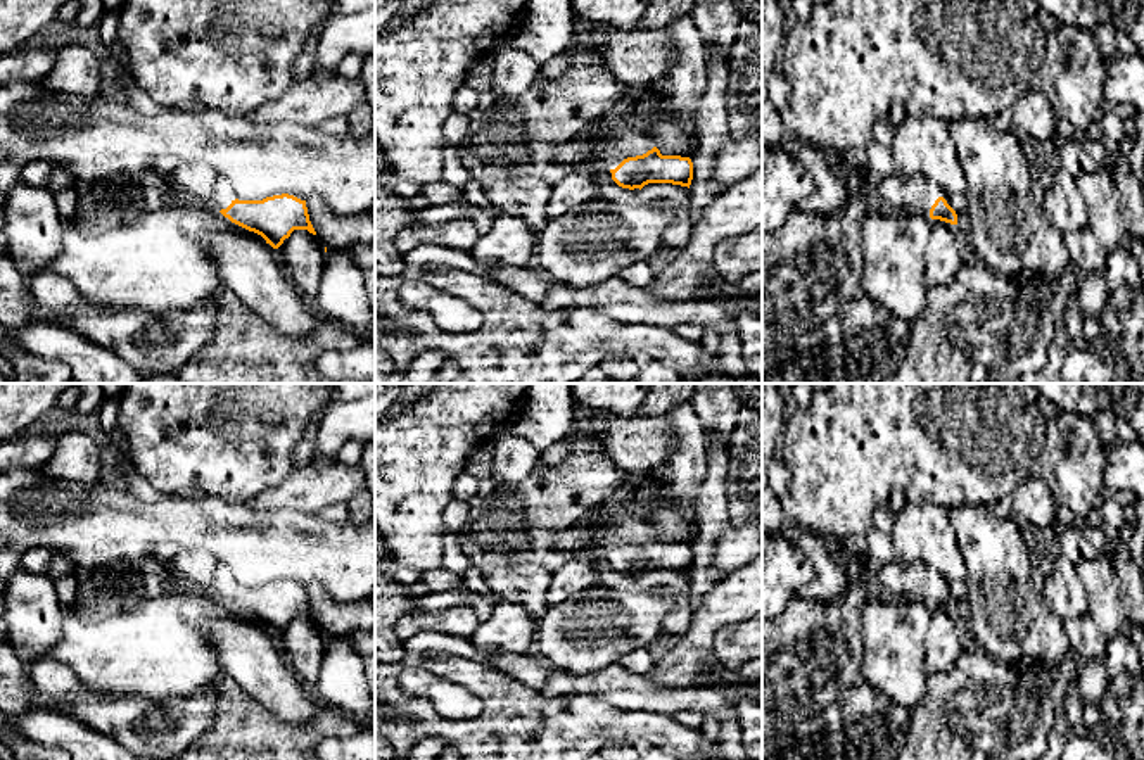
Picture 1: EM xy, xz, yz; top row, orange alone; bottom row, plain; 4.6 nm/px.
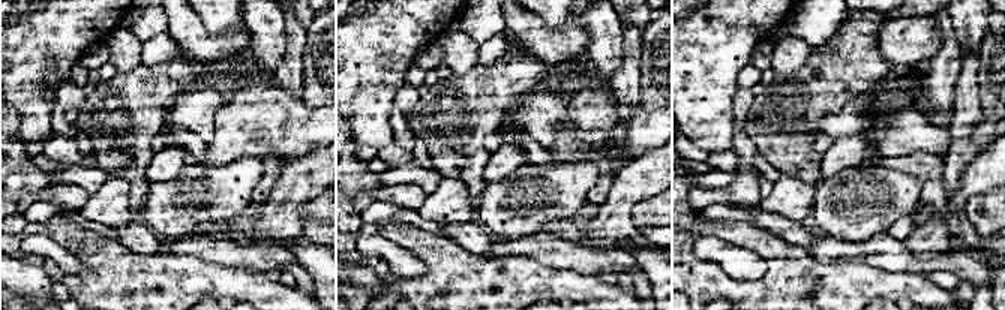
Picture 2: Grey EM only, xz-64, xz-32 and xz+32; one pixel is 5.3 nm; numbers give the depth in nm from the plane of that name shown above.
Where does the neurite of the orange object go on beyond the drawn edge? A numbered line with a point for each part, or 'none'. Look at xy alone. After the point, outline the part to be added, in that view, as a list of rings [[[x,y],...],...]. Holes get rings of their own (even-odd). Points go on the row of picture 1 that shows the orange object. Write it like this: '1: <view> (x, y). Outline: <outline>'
1: xy (225, 194). Outline: [[[218,174],[214,206],[218,211],[226,209],[235,200],[235,192],[225,178]]]

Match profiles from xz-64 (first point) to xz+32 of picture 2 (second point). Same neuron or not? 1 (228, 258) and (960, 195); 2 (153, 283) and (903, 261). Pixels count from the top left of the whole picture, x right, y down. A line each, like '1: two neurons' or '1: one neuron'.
1: two neurons
2: two neurons

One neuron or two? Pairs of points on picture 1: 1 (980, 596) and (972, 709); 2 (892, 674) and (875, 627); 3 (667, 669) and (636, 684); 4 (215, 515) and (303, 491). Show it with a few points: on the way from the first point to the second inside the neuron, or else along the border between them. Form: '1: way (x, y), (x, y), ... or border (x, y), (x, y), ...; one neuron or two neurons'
1: way (989, 624), (989, 681); one neuron
2: way (889, 662), (885, 658), (885, 639); one neuron
3: border (645, 676), (662, 686), (688, 686); two neurons
4: border (246, 505), (256, 510), (289, 512); two neurons

